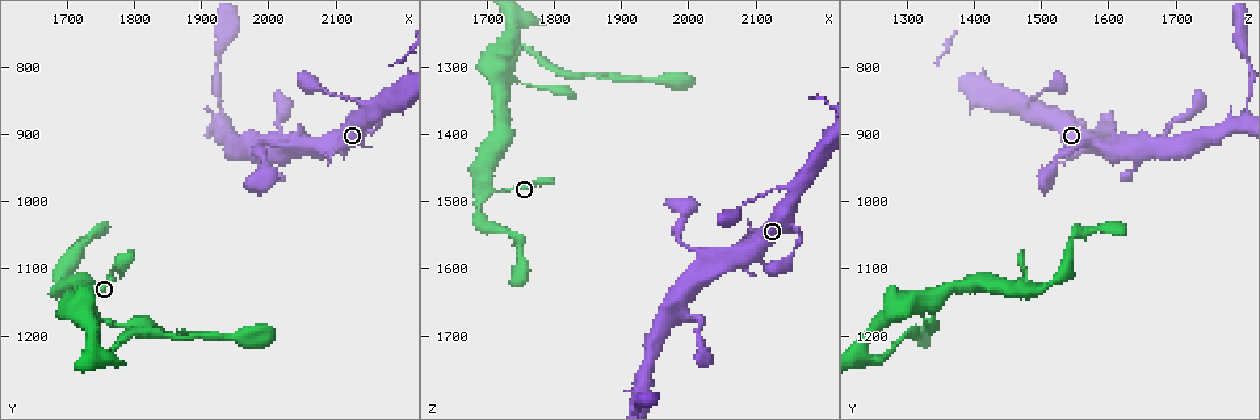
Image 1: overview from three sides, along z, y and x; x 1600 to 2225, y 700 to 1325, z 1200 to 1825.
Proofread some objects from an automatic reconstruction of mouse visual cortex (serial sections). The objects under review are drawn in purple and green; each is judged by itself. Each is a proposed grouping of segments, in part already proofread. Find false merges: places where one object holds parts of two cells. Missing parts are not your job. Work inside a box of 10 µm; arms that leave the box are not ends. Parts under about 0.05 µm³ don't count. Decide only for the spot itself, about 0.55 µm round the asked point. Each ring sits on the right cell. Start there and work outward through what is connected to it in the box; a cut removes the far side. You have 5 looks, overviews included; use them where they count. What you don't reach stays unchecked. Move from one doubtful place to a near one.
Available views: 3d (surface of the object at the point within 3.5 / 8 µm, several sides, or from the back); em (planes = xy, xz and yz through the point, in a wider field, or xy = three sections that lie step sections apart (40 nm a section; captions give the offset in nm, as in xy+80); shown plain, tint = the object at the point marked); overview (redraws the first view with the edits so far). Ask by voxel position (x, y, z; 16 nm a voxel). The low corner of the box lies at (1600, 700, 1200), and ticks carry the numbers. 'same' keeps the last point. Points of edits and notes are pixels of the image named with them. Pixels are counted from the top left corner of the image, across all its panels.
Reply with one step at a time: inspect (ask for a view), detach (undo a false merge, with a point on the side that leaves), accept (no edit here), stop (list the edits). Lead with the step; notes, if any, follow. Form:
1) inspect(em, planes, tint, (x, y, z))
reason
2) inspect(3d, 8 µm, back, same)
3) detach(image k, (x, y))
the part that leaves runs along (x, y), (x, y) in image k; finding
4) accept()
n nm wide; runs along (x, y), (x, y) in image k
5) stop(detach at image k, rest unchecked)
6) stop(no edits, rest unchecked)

inspect(3d, 3.5 µm, (2160, 865, 1485))
abrupt turn

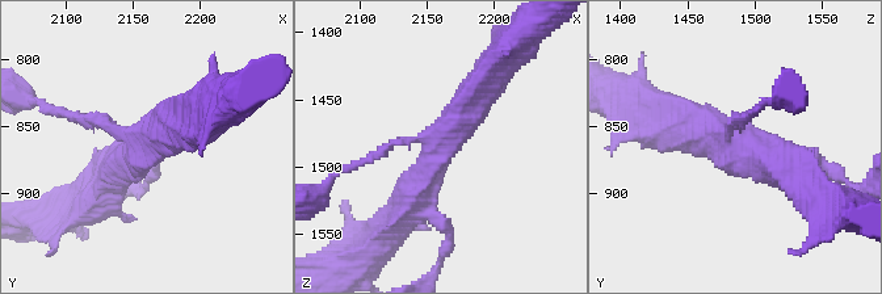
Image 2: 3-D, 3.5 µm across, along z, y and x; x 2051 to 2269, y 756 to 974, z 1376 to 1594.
inspect(em, xy, step 1, tint, (2158, 864, 1486))
3 arms; arms of 100, 400, 450 nm; need the tissue

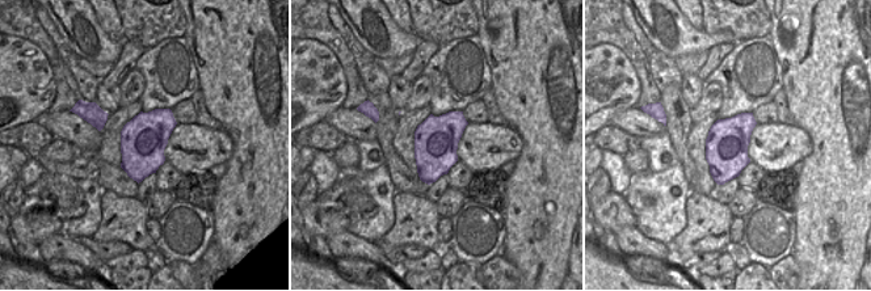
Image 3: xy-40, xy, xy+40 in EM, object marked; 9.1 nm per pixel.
accept()
runs along (403, 211), (440, 142), (484, 84) in image 2; all the same cell

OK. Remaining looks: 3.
inspect(3d, 3.5 µm, (1770, 1185, 1330))
a narrow waist

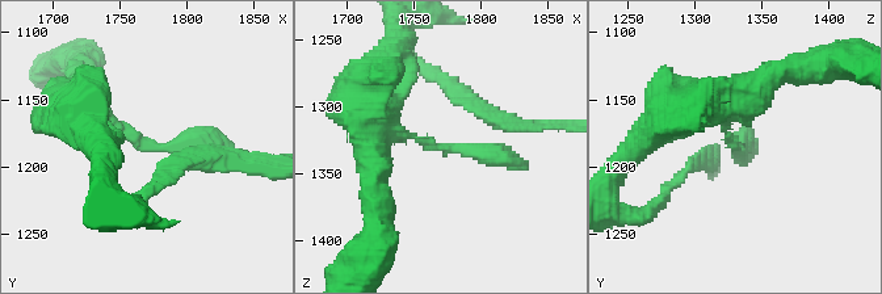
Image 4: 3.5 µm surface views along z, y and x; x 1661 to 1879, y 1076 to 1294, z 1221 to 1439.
inspect(em, xy, step 3, tint, (1770, 1184, 1332))
shape alone is not enough

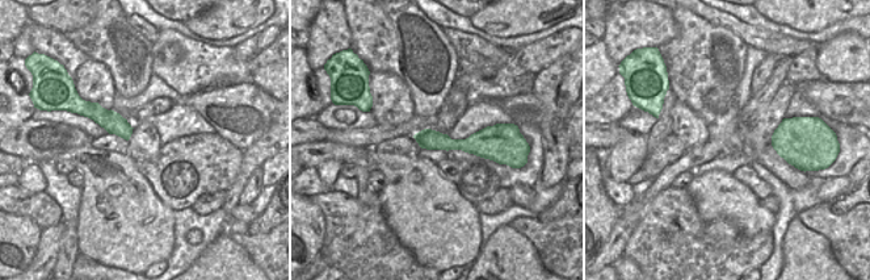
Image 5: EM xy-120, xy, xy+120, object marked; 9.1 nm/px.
accept()
190 nm wide; runs along (494, 136), (482, 143), (419, 138) in image 5; one cell here

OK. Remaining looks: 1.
stop(no edits, rest unchecked)

